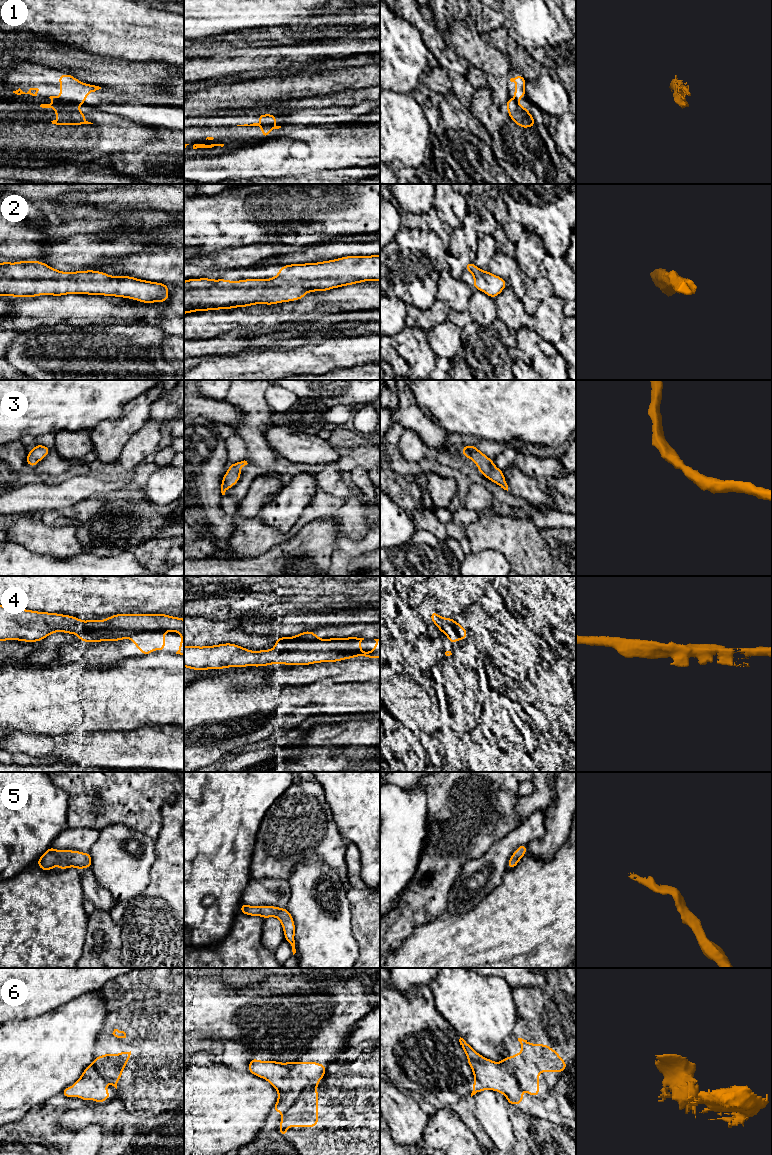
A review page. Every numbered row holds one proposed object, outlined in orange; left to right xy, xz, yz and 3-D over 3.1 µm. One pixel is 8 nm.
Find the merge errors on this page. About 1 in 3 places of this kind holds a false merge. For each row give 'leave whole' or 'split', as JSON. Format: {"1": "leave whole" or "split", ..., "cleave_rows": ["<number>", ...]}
{"1": "split", "2": "leave whole", "3": "leave whole", "4": "leave whole", "5": "leave whole", "6": "split", "cleave_rows": ["1", "6"]}

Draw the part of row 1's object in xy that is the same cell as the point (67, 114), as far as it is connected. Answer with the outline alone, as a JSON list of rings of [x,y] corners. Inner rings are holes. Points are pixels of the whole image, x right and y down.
[[[41,104],[42,108],[54,108],[57,120],[51,121],[56,125],[83,125],[93,124],[85,120],[85,113],[79,111],[78,104]]]

